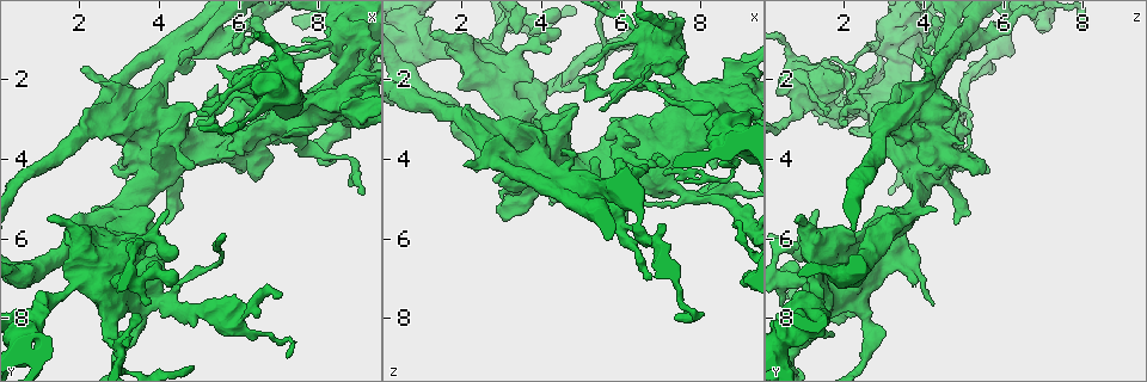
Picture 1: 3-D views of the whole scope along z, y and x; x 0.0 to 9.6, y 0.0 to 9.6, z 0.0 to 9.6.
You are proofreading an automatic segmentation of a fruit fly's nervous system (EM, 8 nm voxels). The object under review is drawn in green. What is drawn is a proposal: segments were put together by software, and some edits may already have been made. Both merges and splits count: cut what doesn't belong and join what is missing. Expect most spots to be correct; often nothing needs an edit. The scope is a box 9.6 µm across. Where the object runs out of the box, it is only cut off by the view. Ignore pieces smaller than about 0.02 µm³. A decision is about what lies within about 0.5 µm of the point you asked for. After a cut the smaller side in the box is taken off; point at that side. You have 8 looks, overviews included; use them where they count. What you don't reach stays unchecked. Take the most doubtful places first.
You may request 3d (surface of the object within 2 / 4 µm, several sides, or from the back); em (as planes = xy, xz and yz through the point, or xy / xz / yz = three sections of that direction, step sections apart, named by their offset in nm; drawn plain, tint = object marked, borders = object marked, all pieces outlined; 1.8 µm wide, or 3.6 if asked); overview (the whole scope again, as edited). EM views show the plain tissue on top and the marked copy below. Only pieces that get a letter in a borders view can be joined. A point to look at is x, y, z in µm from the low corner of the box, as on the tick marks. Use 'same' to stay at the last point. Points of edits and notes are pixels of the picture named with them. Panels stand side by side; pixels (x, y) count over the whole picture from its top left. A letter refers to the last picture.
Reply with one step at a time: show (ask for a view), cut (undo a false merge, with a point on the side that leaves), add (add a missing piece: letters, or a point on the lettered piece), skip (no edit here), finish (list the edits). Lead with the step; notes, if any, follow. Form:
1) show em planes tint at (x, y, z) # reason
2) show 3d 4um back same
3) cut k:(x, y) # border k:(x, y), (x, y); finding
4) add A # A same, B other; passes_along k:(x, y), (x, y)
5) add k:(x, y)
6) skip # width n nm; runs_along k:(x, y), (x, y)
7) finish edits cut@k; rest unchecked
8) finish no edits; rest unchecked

show em xz step 16 borders at (6.25, 0.60, 6.15) # sudden change in width

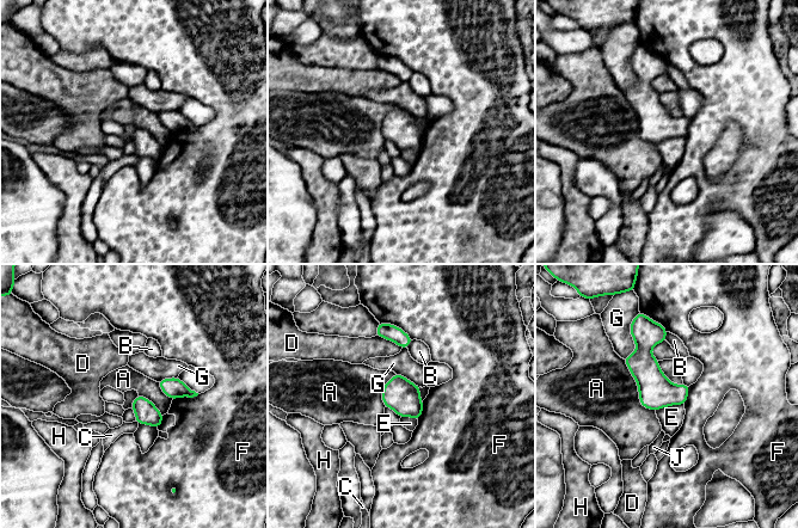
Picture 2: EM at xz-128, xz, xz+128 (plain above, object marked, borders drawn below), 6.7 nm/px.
show em planes borders same

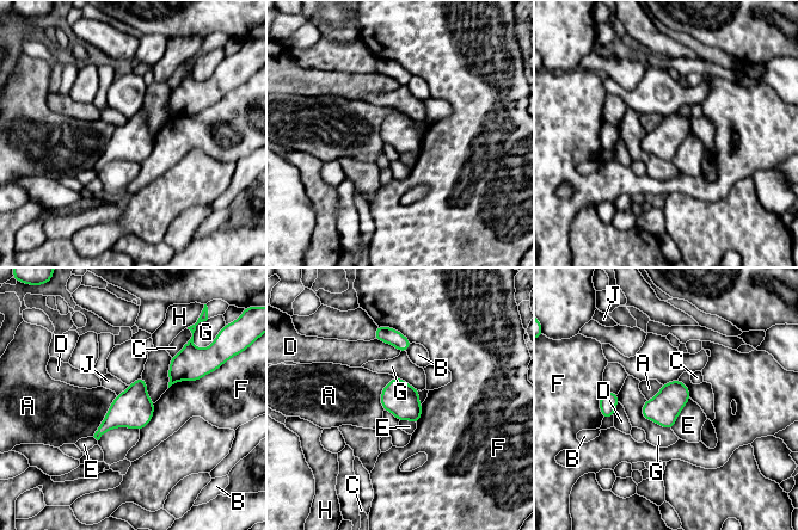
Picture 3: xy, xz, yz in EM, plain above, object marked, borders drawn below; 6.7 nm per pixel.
skip # A other, B other, C other, D other, E other, F other, G other, H other, J other; border 3:(384, 410), (387, 410), (399, 420); one neuron here

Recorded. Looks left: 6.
show em xz step 4 borders at (4.60, 1.30, 4.75)

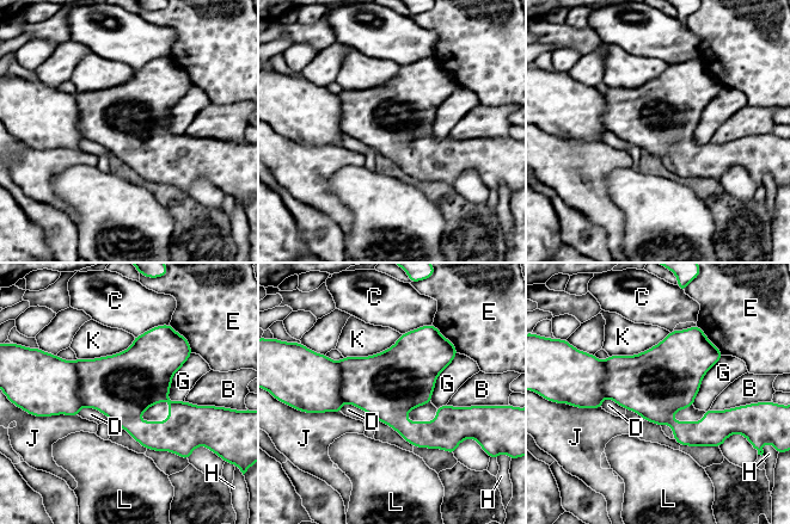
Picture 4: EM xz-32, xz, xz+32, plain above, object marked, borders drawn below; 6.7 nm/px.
skip # B other, C other, D other, E other, G other, H other, J other, K other, L other; border 4:(742, 405), (724, 410), (710, 410); continuous, no second neuron

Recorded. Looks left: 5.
show 3d 4um at (9.05, 0.65, 7.10) # stops while still wide

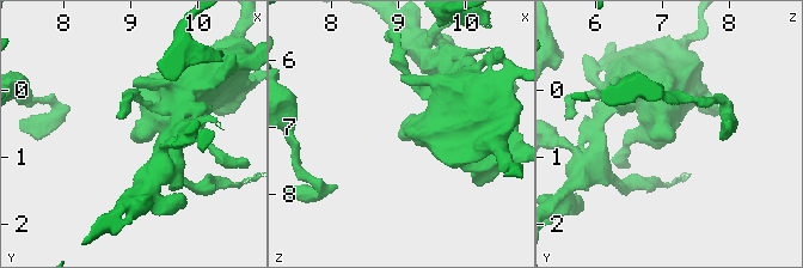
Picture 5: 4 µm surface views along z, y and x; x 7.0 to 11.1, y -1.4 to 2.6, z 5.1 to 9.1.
show em planes borders at (9.00, 0.70, 7.15)

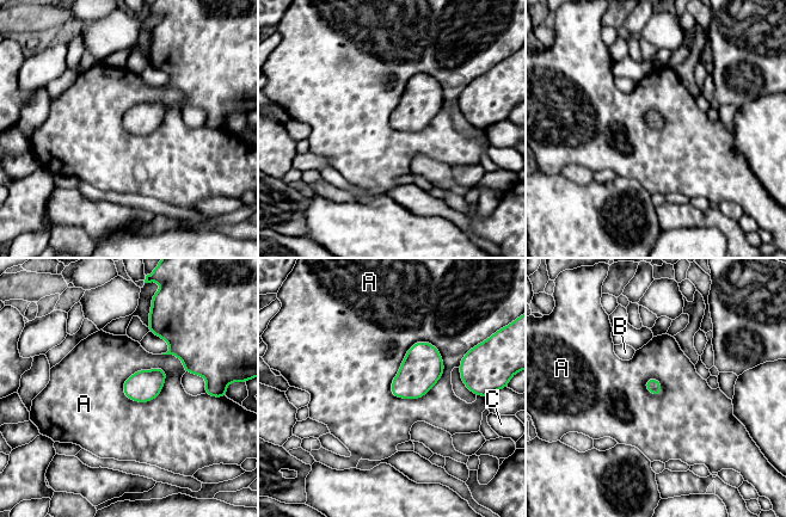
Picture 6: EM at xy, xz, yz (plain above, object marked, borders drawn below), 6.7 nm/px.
skip # longest_contact A 440 nm; A other, B other, C other; border 6:(440, 351), (416, 342), (390, 392); no lettered piece goes on from it

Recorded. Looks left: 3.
finish no edits; rest unchecked

